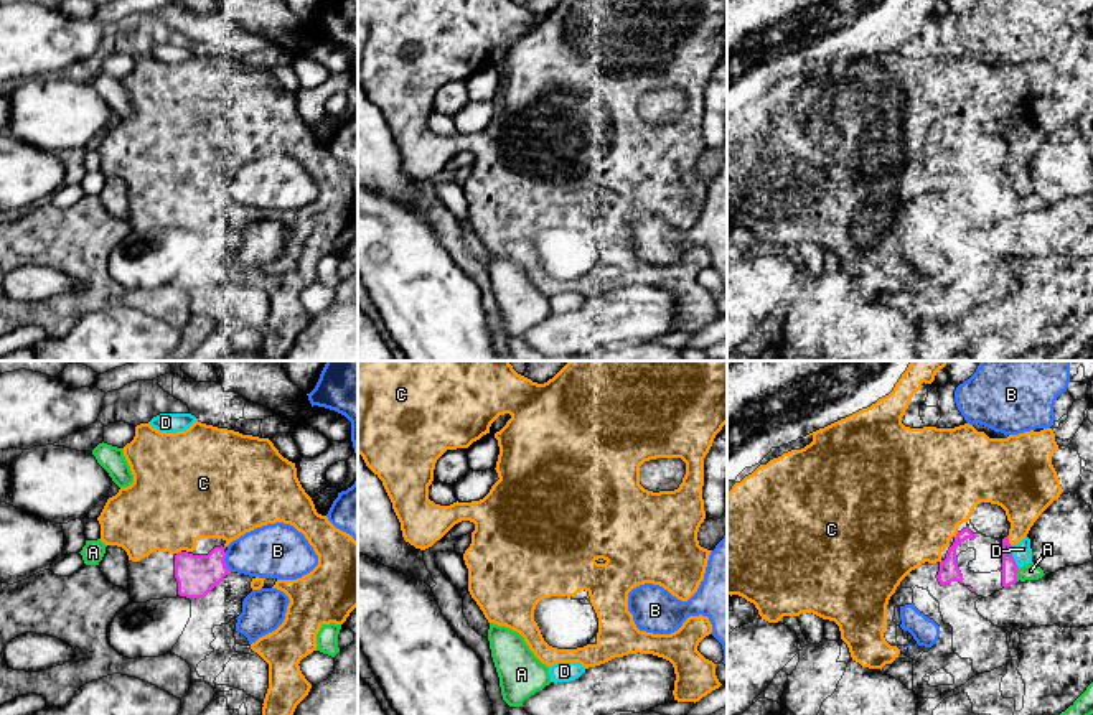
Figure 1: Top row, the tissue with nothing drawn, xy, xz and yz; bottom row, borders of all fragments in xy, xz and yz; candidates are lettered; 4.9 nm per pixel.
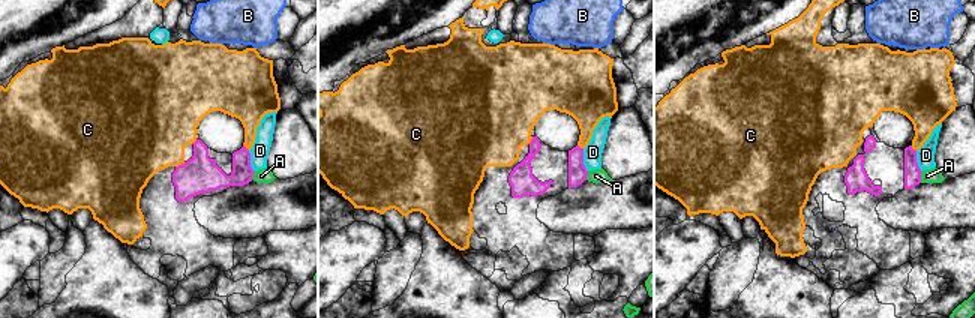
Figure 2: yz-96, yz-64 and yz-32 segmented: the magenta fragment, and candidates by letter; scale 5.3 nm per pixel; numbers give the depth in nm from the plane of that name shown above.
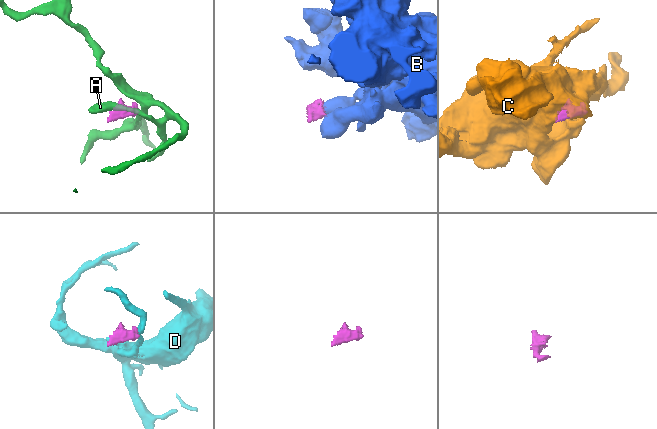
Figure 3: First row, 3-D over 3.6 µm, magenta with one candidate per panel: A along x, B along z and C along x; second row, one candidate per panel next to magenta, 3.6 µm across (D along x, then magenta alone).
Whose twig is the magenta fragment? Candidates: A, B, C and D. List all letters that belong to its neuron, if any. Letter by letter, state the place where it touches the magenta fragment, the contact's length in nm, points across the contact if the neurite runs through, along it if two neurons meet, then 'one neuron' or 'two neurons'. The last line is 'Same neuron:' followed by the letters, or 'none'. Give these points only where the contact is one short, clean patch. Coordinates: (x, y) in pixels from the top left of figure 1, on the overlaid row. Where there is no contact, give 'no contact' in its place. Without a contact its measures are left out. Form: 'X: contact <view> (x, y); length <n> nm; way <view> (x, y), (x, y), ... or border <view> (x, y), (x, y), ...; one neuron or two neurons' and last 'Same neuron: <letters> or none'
A: contact yz (1016, 574); length 60 nm; two neurons
B: contact xy (225, 562); length 100 nm; two neurons
C: contact yz (1008, 541); length 60 nm; one neuron
D: contact yz (1013, 557); length 120 nm; two neurons
Same neuron: C

